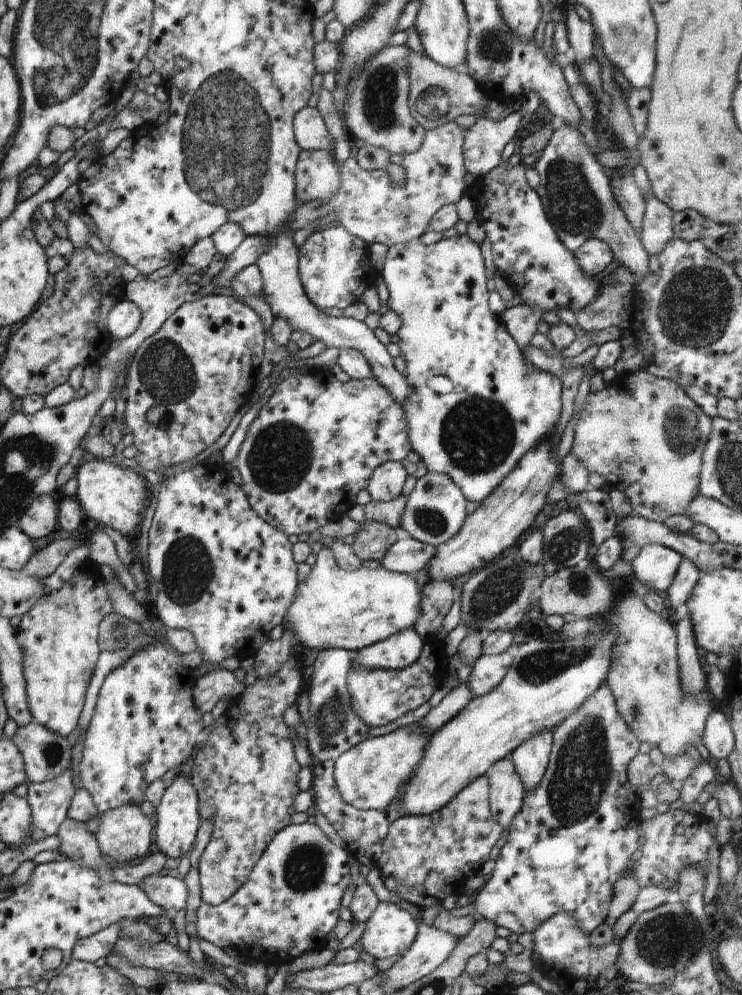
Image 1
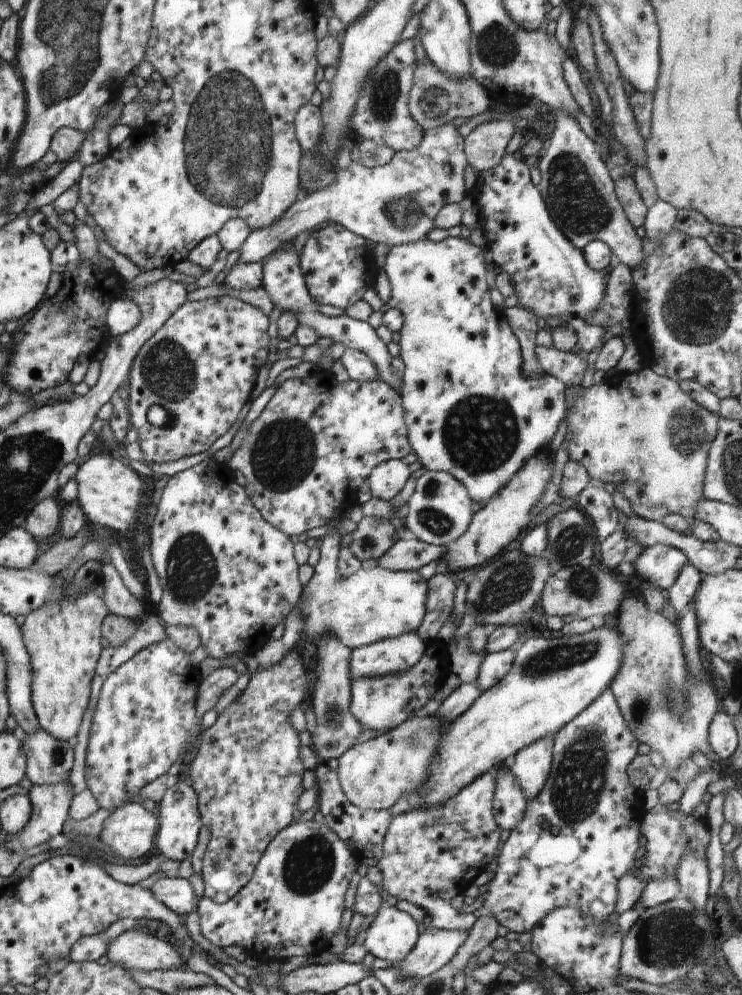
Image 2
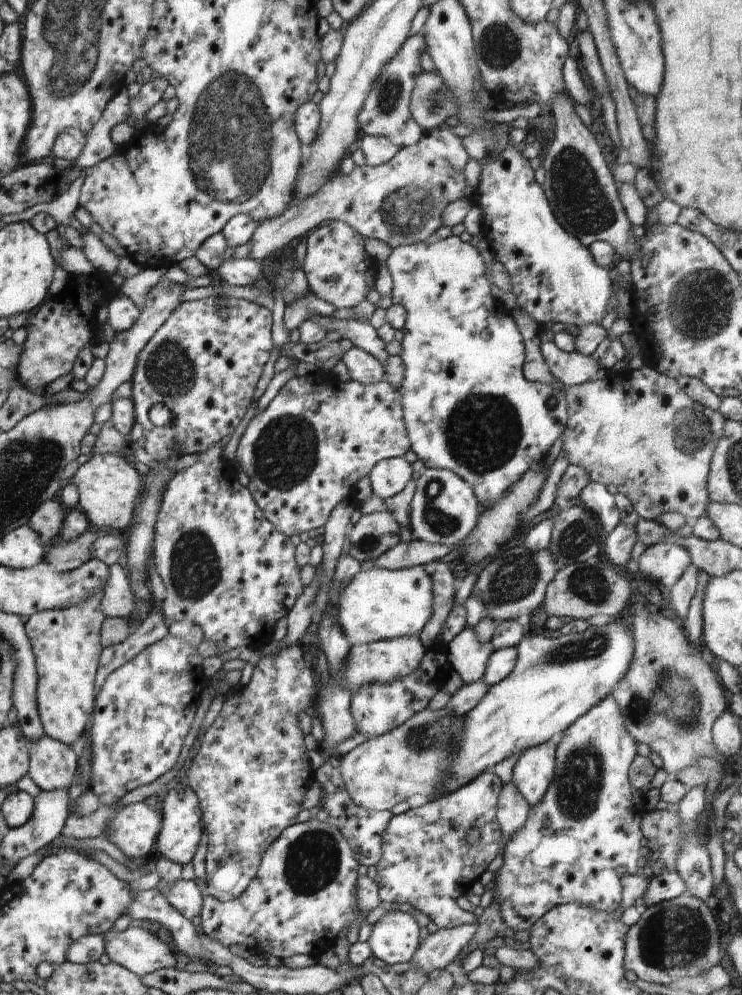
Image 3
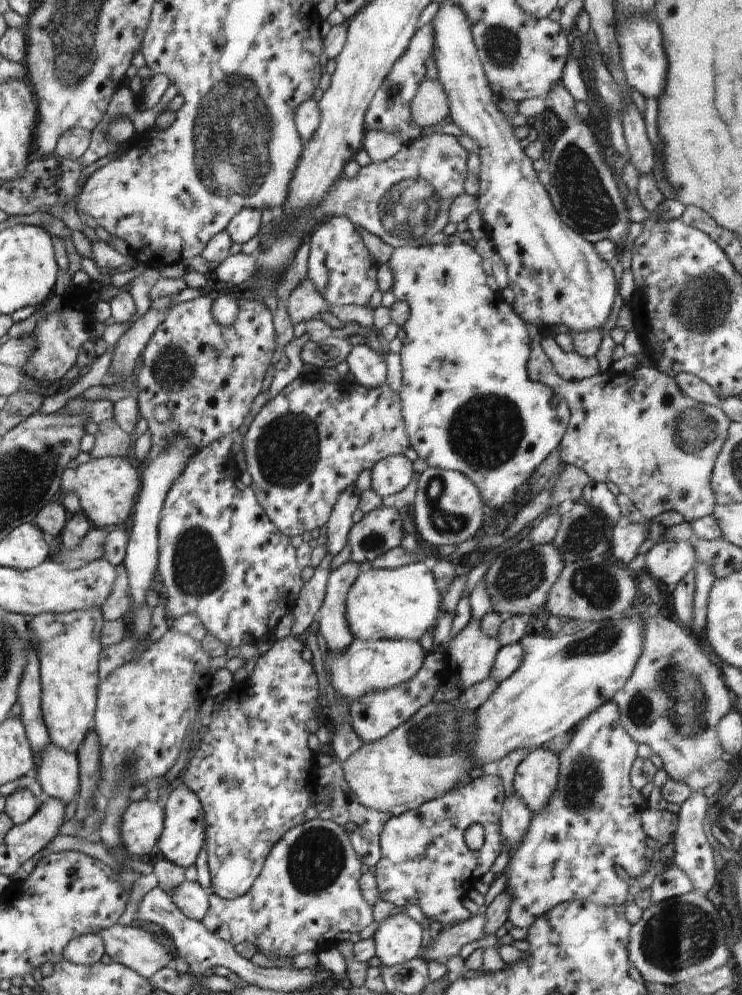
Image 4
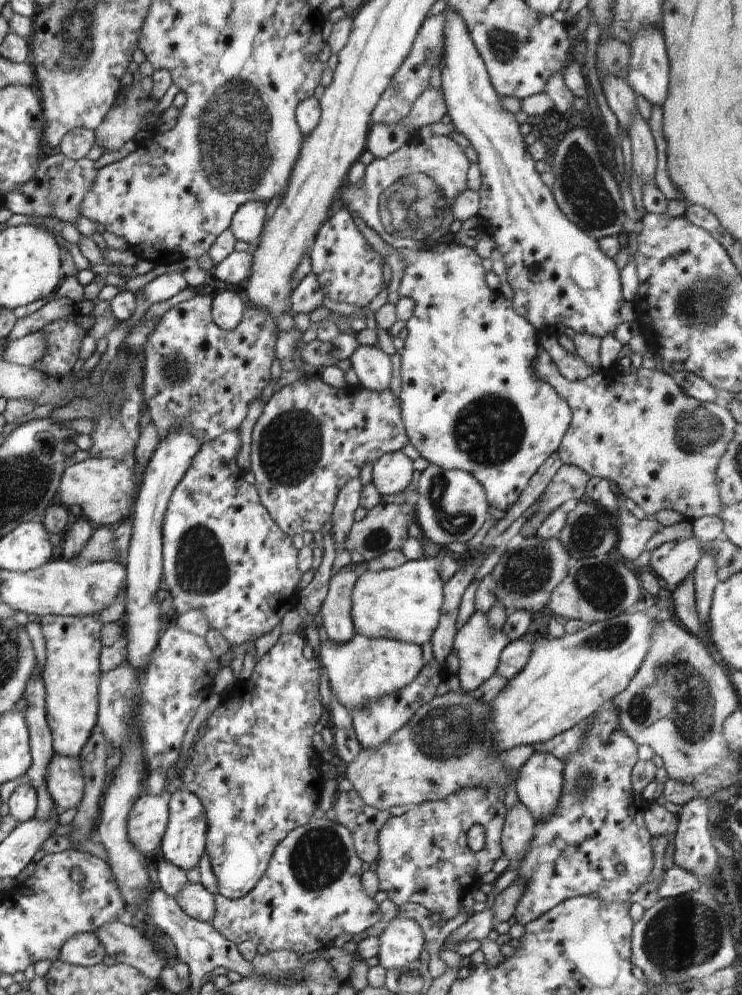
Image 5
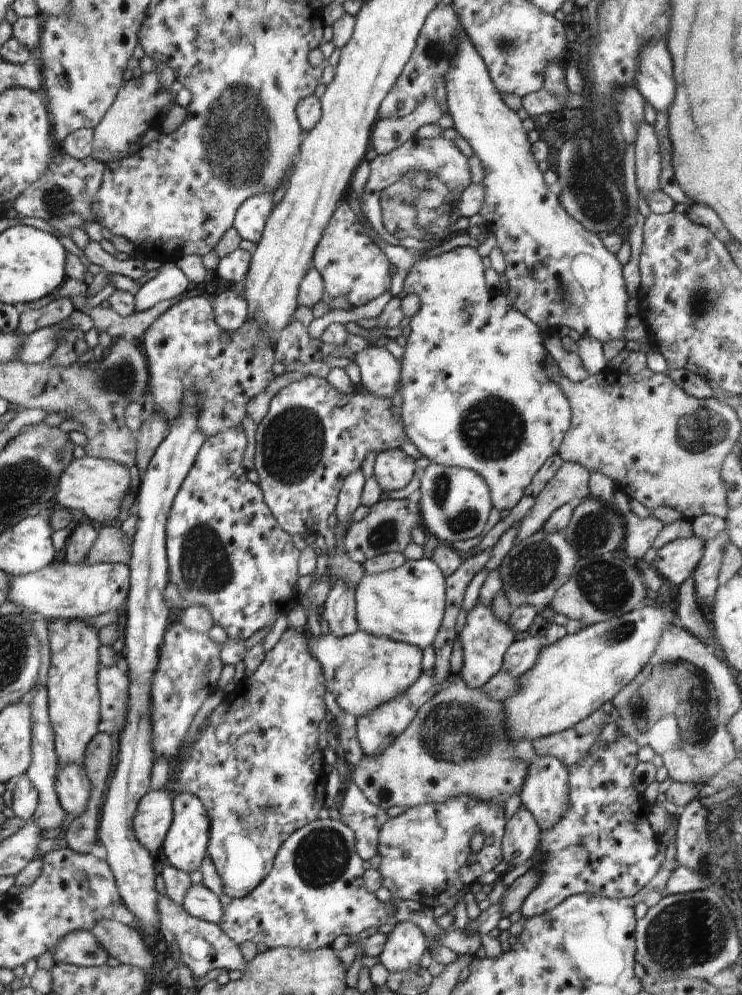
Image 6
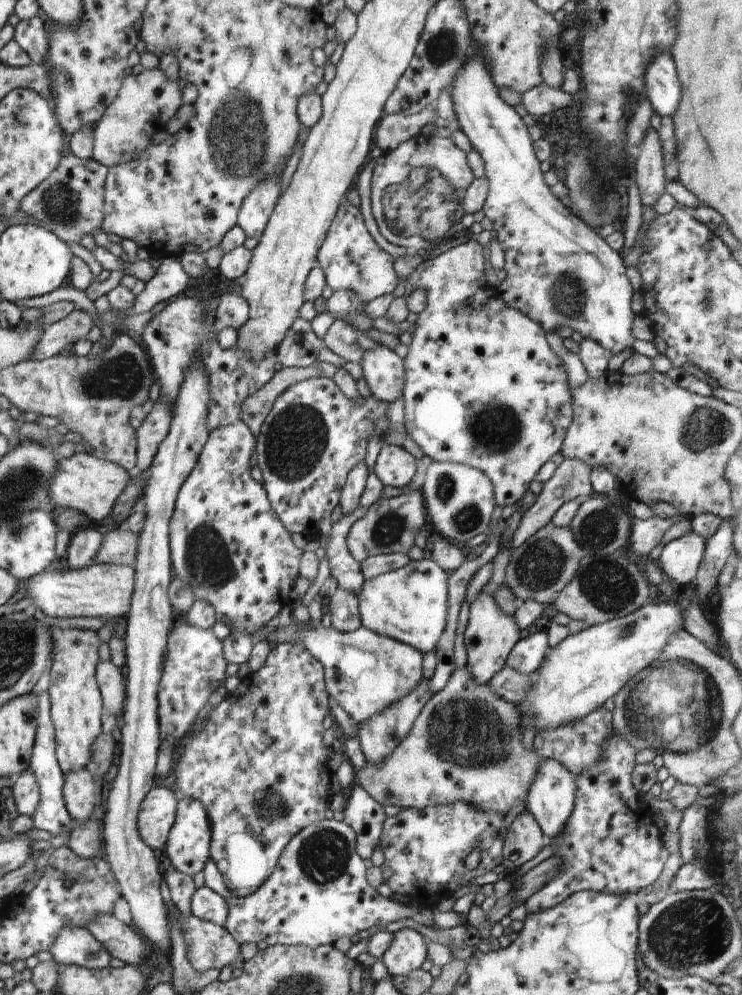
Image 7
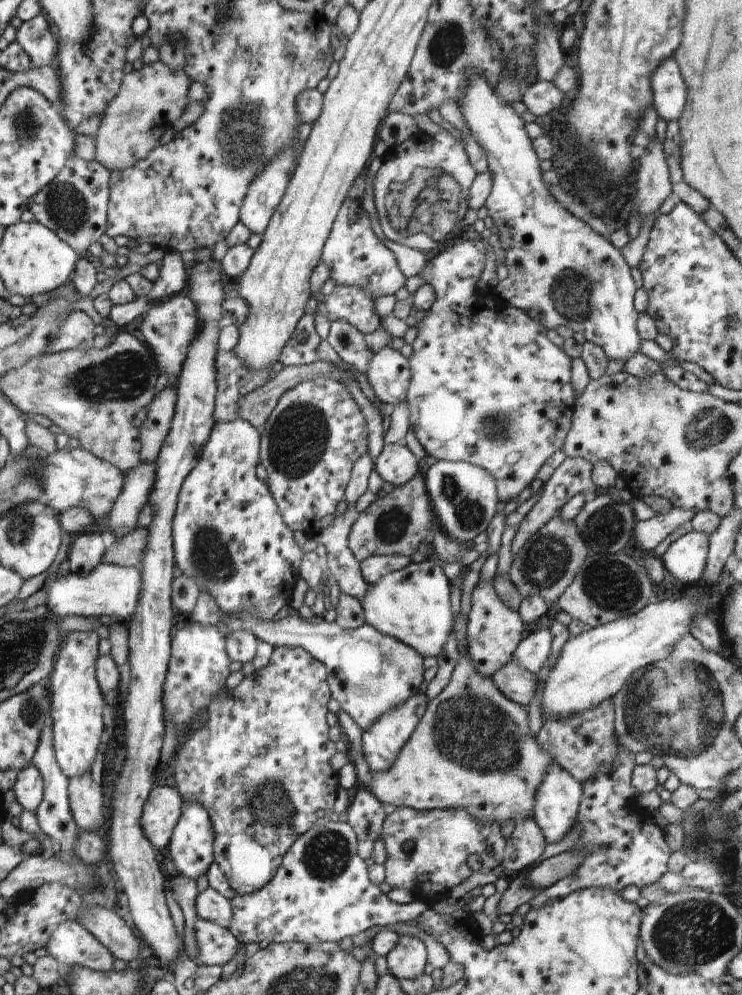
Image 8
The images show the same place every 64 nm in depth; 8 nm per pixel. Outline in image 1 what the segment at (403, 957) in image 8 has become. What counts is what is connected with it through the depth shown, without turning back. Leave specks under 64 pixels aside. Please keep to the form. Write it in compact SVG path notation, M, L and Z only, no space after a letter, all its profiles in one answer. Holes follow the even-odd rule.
M378 903L360 938L363 950L375 959L404 954L417 938L416 918L396 903Z

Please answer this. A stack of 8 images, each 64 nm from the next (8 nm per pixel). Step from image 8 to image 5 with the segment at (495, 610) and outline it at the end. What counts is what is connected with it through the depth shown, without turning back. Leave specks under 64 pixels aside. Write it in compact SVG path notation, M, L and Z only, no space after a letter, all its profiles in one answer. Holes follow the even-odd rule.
M475 612L464 626L456 631L453 649L458 656L460 666L453 678L460 682L462 691L466 693L473 691L496 672L501 652L509 642L505 633L489 626L486 615L481 612Z

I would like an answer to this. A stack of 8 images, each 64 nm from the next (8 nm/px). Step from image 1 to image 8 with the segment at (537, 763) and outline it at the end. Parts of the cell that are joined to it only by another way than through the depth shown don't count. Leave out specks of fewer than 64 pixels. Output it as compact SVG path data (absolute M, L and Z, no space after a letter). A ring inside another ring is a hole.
M552 763L549 771L535 794L535 805L533 808L533 819L542 829L546 842L555 843L568 834L577 821L577 812L582 796L582 785L567 771Z

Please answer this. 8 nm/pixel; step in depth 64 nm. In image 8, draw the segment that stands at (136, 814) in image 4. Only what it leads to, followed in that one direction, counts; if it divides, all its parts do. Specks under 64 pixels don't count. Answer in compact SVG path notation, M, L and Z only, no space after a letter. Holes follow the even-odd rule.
M156 786L149 792L140 823L157 852L168 846L172 831L182 814L183 802L176 788Z

